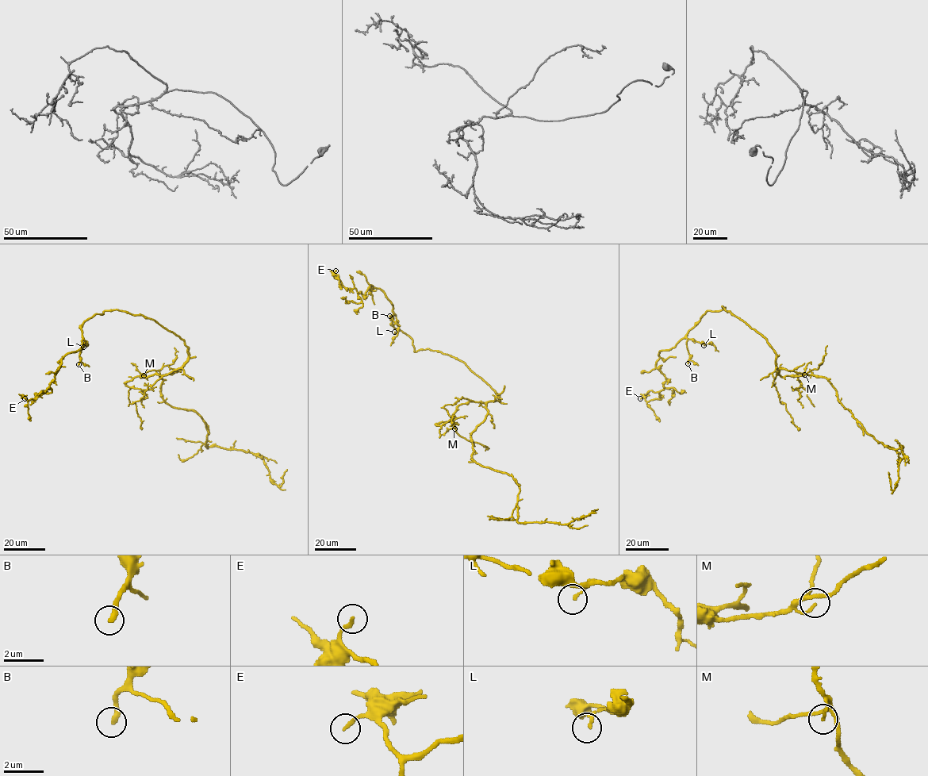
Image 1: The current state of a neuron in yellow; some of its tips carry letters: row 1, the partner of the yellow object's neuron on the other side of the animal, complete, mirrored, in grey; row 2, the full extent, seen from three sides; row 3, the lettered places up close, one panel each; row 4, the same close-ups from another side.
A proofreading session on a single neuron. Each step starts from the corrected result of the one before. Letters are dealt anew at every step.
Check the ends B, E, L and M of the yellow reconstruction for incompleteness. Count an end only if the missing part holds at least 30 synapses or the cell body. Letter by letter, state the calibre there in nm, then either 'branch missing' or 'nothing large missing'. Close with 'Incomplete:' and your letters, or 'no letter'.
B: 280 nm thick; branch missing
E: 200 nm thick; nothing large missing
L: 130 nm thick; nothing large missing
M: 140 nm thick; nothing large missing
Incomplete: B

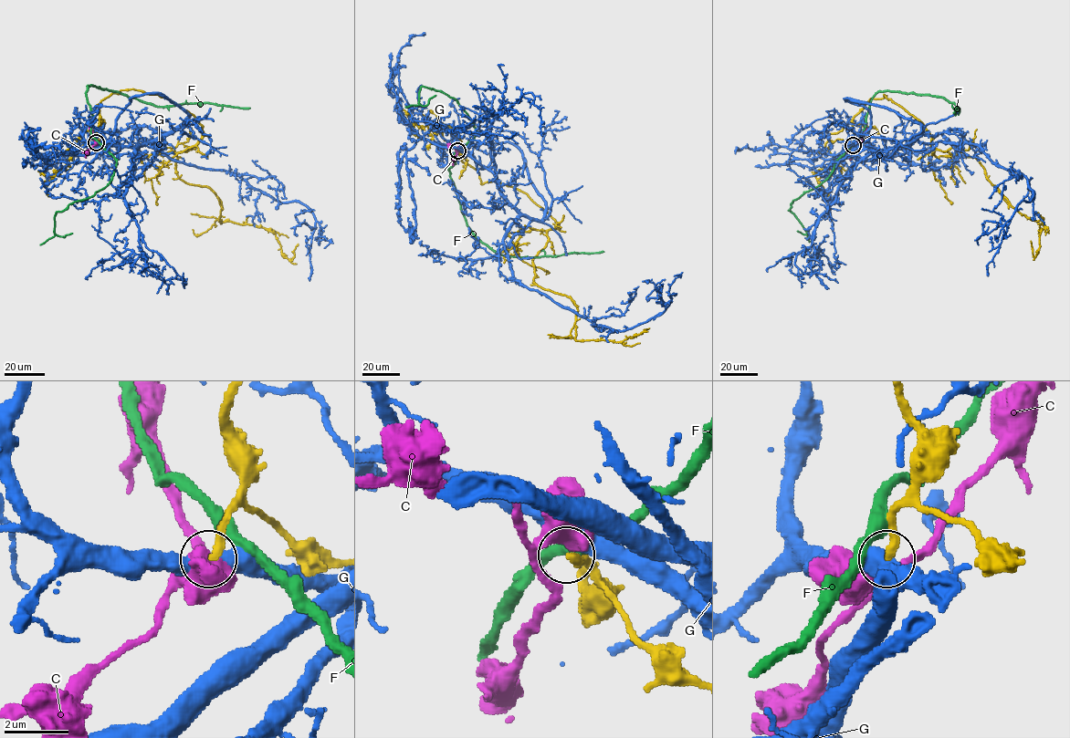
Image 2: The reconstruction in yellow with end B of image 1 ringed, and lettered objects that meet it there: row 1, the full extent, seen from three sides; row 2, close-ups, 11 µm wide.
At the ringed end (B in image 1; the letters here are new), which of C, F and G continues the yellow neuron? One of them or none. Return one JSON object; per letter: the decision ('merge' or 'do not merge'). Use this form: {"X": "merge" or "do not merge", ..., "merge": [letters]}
{"C": "do not merge", "F": "do not merge", "G": "do not merge", "merge": []}

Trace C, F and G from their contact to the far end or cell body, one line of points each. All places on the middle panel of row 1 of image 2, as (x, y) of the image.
C: (457, 150), (453, 165)
F: (458, 151), (449, 169), (450, 176), (466, 225), (482, 242), (502, 254), (515, 256), (603, 252)
G: (458, 150), (495, 175), (519, 213), (503, 240), (522, 285), (625, 330), (665, 309), (658, 285)

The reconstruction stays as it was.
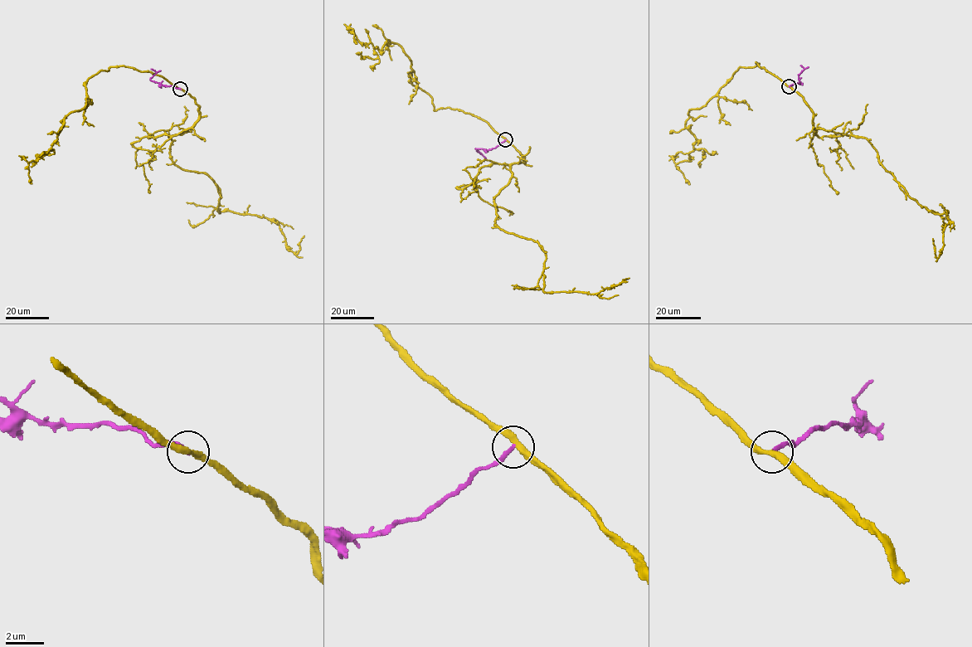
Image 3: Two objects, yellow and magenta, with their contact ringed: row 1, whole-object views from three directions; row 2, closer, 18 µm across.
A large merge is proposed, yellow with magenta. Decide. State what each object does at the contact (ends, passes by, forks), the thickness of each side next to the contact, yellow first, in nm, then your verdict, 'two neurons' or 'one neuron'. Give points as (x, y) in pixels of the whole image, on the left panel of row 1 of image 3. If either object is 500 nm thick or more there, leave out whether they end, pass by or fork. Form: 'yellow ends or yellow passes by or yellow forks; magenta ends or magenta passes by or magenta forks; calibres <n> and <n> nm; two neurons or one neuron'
yellow passes by; magenta ends; calibres 320 and 240 nm; two neurons

